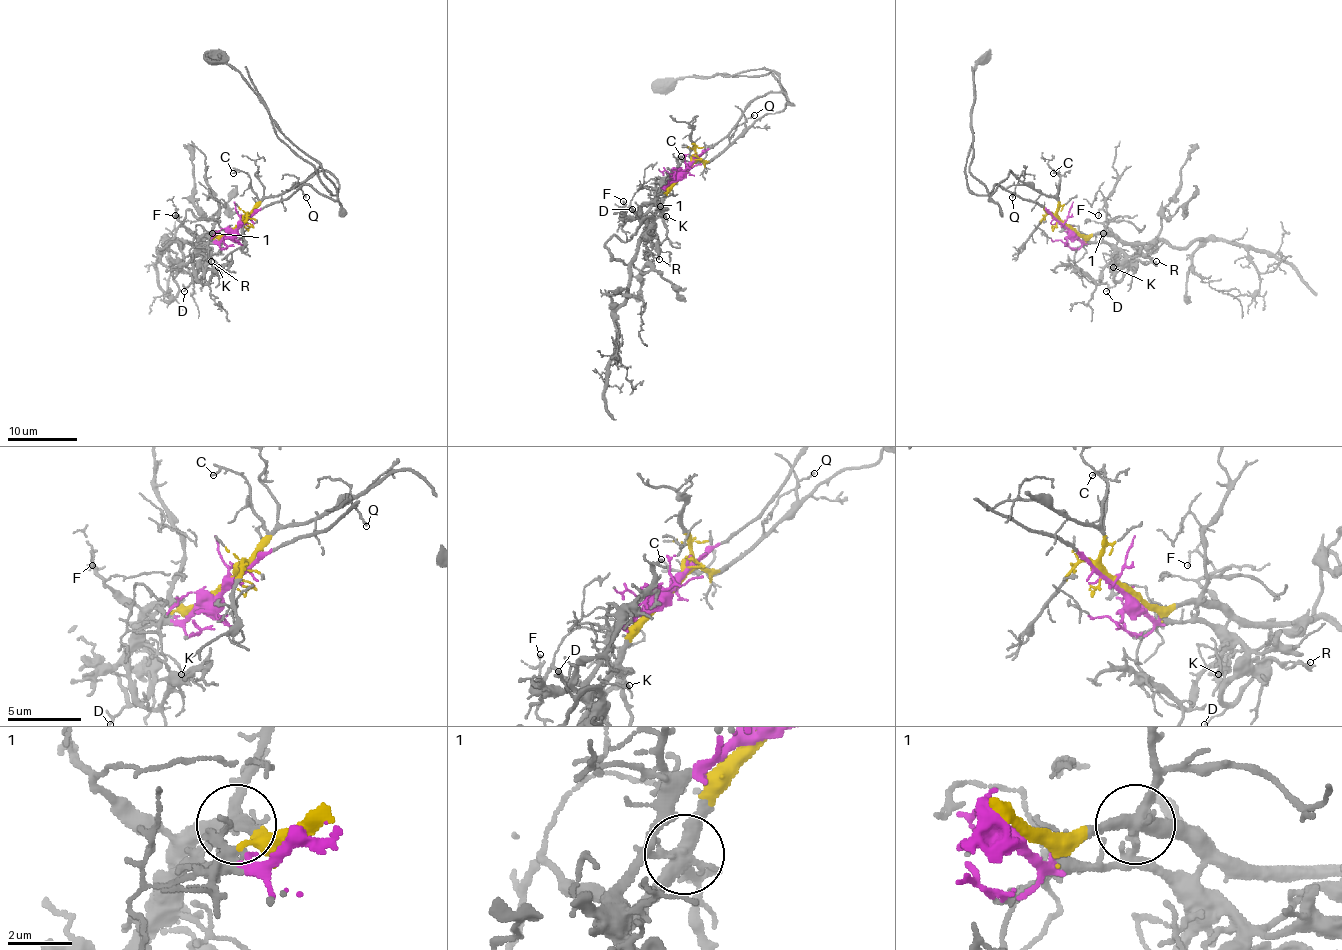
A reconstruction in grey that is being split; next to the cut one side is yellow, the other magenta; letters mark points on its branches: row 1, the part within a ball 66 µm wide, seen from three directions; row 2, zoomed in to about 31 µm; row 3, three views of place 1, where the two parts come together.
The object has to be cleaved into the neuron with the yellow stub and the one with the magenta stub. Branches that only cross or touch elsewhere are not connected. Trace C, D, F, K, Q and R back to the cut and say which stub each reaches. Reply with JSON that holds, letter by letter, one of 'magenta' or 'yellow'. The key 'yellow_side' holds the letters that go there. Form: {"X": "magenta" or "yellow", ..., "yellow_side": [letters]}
{"C": "yellow", "D": "magenta", "F": "yellow", "K": "magenta", "Q": "yellow", "R": "magenta", "yellow_side": ["C", "F", "Q"]}

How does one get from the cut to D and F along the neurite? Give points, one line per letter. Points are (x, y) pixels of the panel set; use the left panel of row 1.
D: (237, 226), (218, 242), (203, 242), (199, 245), (205, 273), (184, 290)
F: (237, 226), (227, 235), (215, 233), (201, 237), (182, 224), (175, 209), (175, 216)

